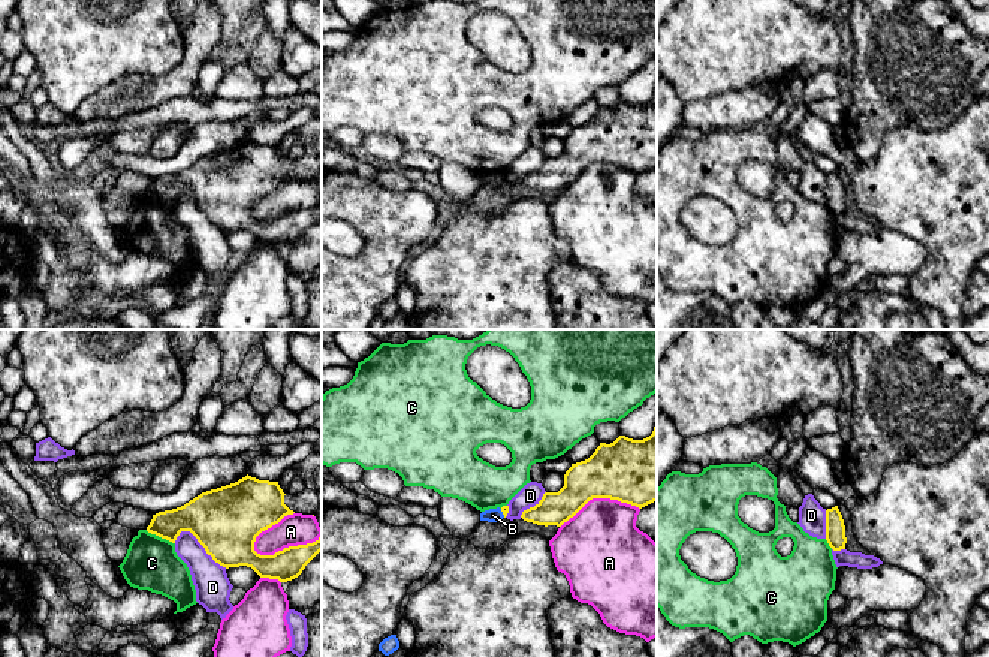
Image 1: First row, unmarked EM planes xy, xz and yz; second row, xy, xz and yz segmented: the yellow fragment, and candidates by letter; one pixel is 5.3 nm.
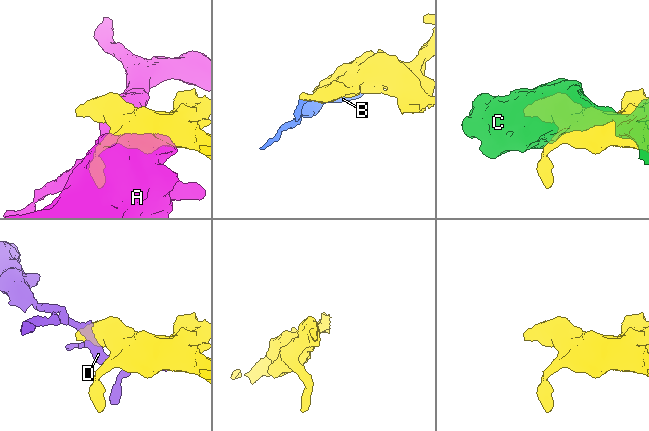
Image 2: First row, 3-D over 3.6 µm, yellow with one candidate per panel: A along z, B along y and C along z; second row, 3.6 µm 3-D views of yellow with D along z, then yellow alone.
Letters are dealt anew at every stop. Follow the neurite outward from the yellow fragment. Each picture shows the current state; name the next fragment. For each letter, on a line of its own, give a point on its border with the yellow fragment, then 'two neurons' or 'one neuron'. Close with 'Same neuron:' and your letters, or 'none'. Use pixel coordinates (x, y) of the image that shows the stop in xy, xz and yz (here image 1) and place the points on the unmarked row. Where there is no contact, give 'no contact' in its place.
A: xy (286, 213) | two neurons
B: xz (503, 178) | two neurons
C: xy (160, 201) | two neurons
D: xy (201, 208) | two neurons
Same neuron: none

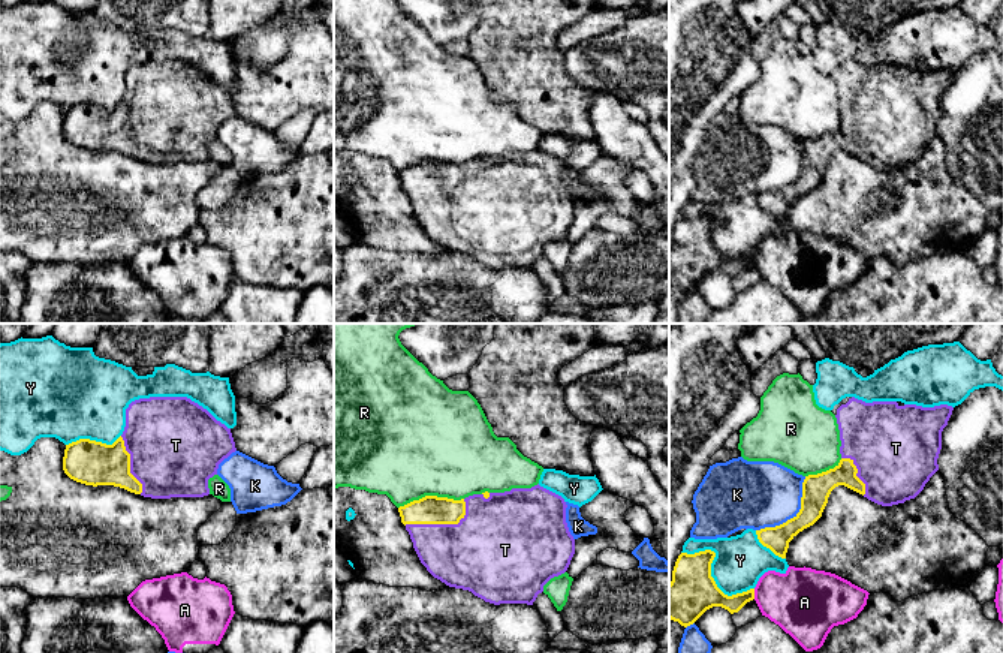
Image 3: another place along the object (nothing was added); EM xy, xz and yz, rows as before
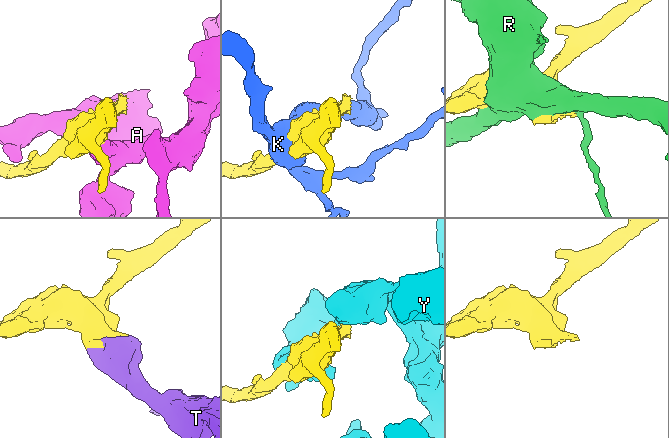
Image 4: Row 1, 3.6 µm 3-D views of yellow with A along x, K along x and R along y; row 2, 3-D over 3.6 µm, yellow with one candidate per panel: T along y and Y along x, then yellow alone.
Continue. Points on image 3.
A: yz (753, 258) | two neurons
K: yz (794, 181) | two neurons
R: xz (430, 161) | two neurons
T: xz (440, 187) | one neuron
Y: yz (710, 235) | two neurons
Same neuron: T

